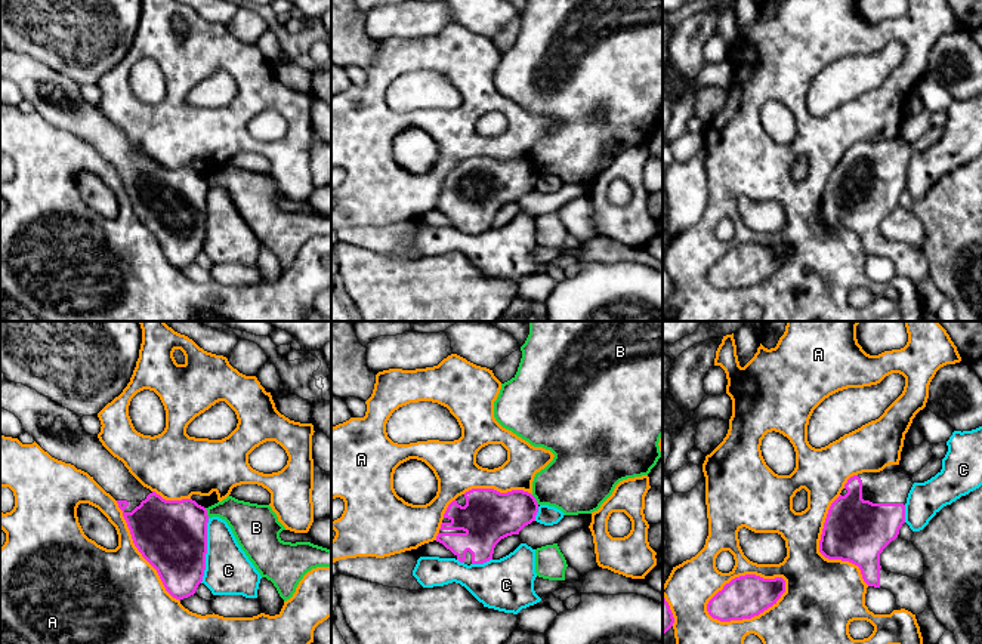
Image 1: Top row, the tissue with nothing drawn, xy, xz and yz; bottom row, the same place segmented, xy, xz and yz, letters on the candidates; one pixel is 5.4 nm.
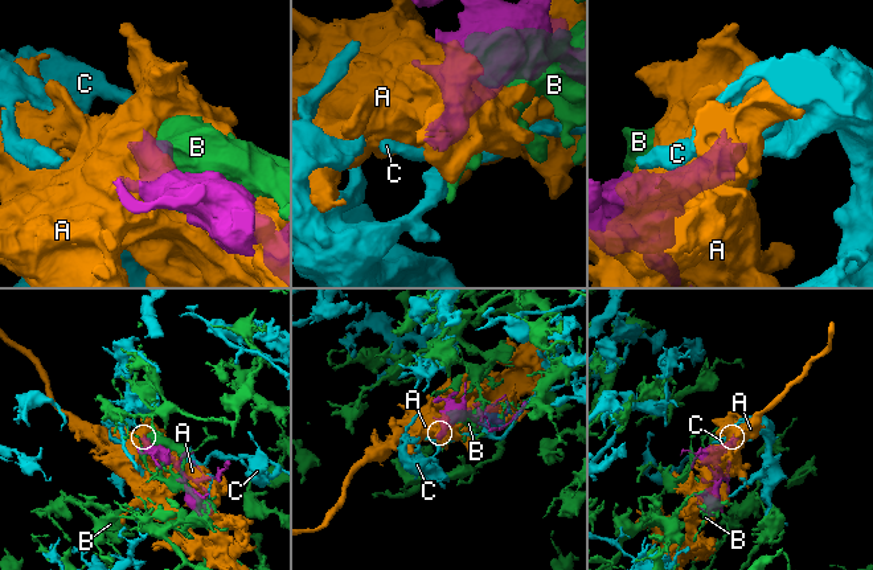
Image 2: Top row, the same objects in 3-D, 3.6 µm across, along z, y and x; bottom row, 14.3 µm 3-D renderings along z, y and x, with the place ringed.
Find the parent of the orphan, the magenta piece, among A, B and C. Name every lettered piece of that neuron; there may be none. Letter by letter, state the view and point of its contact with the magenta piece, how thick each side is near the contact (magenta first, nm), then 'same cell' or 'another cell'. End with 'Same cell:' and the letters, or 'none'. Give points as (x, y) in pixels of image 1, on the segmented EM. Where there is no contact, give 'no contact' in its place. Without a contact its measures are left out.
A: contact yz (743, 576); calibres 240 and 240 nm; another cell
B: contact xy (206, 512); calibres 380 and 220 nm; another cell
C: contact xy (206, 551); calibres 380 and 260 nm; another cell
Same cell: none

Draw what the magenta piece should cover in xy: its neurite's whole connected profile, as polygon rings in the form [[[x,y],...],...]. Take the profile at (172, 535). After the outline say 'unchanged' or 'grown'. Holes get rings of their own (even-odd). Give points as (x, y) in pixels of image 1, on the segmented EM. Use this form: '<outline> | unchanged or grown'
[[[0,382],[0,409],[13,413],[22,429],[52,457],[87,472],[123,511],[132,539],[142,557],[157,570],[166,591],[176,600],[195,594],[203,582],[207,554],[207,509],[192,499],[166,500],[143,487],[99,441],[81,425],[81,417],[22,383]]] | grown

